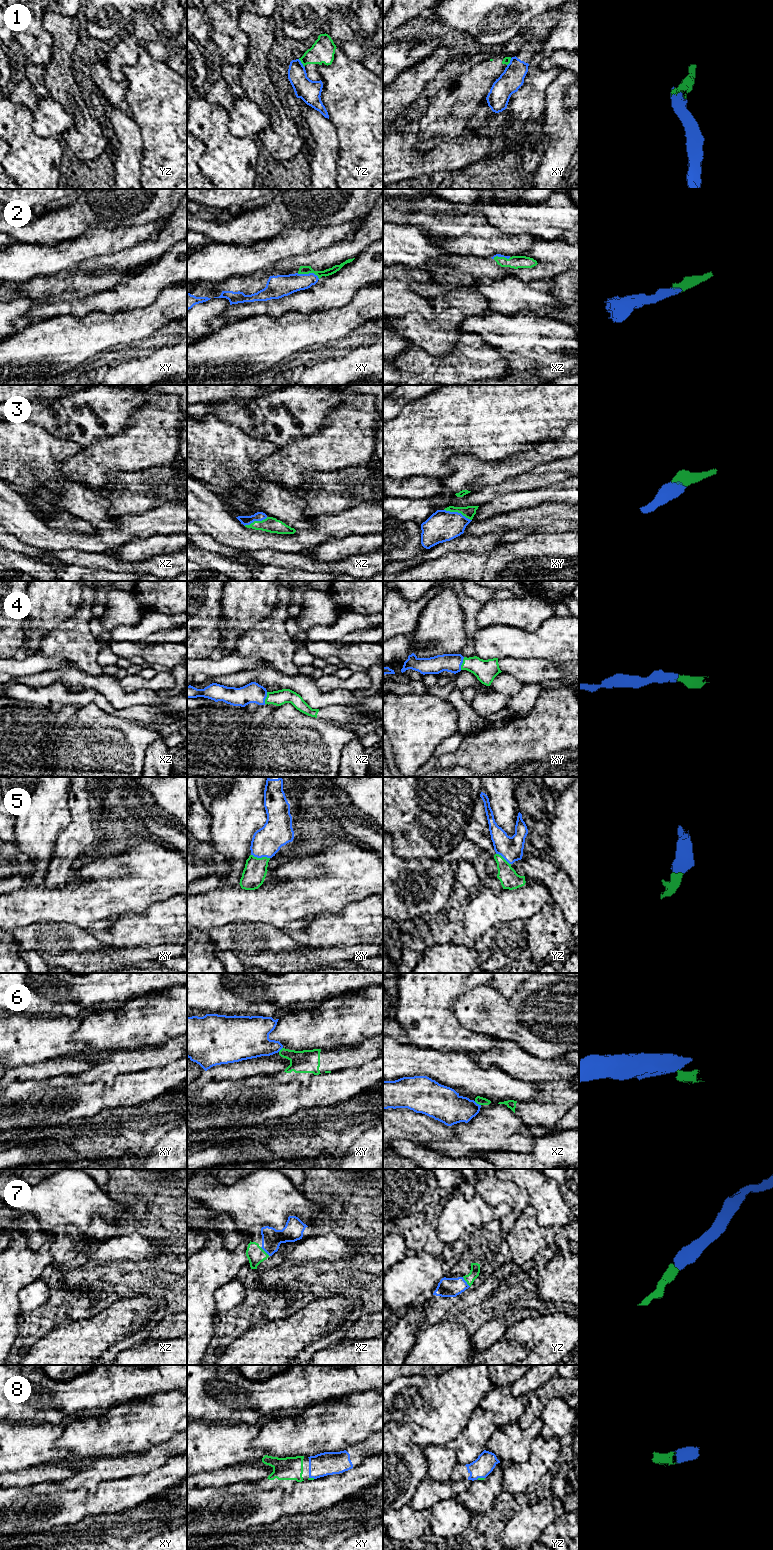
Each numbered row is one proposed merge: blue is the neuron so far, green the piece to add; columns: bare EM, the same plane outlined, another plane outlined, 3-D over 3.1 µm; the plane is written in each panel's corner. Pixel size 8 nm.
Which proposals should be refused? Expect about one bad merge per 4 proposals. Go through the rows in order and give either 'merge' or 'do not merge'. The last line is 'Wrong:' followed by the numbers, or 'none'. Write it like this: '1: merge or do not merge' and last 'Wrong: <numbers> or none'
1: do not merge
2: merge
3: merge
4: merge
5: merge
6: do not merge
7: merge
8: merge
Wrong: 1, 6

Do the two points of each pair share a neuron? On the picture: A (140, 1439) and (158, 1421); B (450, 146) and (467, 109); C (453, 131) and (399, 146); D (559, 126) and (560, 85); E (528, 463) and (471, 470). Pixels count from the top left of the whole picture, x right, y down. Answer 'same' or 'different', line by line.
A: same
B: different
C: different
D: same
E: same

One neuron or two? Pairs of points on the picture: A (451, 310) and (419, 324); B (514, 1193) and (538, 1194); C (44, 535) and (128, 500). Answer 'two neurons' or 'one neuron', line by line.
A: one neuron
B: two neurons
C: two neurons

